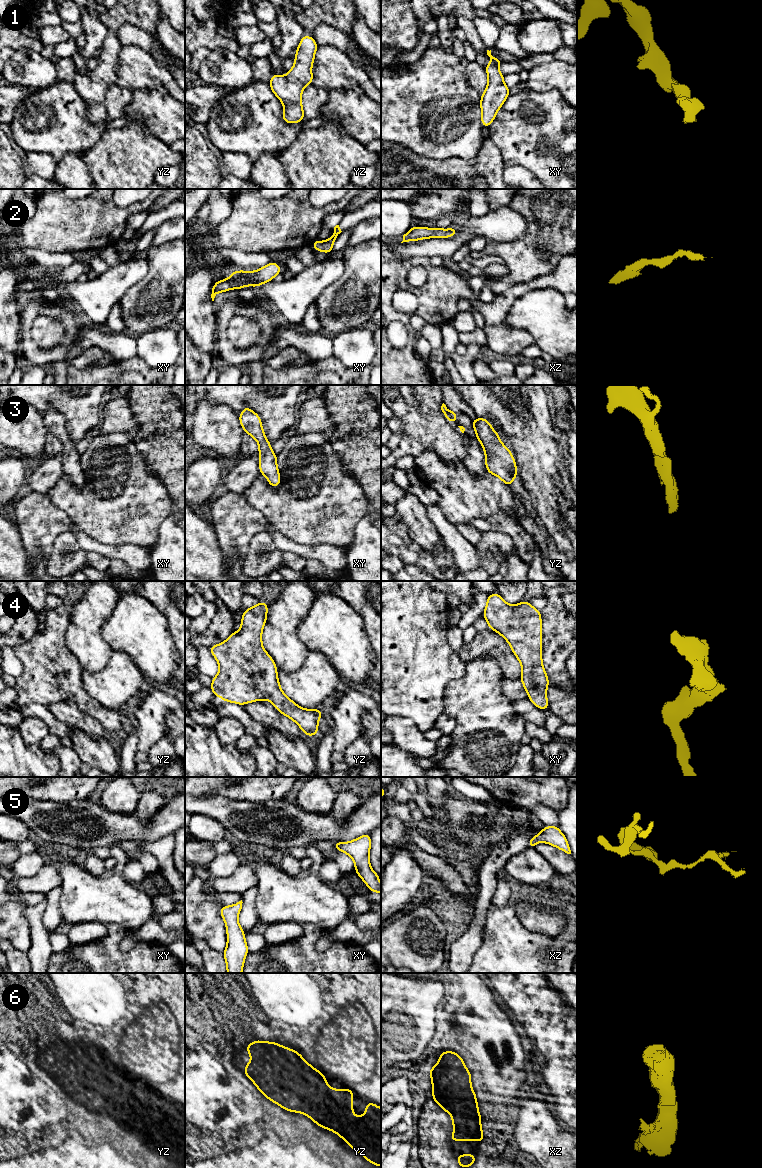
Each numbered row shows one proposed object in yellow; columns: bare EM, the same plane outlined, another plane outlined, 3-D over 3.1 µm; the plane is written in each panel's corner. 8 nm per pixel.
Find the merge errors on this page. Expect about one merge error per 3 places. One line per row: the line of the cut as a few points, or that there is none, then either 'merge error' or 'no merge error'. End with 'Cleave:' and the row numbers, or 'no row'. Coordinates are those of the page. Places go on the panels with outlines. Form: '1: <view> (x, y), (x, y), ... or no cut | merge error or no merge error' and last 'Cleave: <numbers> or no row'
1: no cut | no merge error
2: no cut | no merge error
3: no cut | no merge error
4: no cut | no merge error
5: no cut | no merge error
6: no cut | no merge error
Cleave: no row

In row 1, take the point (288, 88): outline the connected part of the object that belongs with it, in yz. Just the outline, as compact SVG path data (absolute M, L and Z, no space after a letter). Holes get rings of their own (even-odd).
M304 34L296 49L294 66L285 76L273 74L270 78L272 92L284 105L282 119L287 124L304 120L301 96L305 86L313 83L311 68L318 47L312 36Z

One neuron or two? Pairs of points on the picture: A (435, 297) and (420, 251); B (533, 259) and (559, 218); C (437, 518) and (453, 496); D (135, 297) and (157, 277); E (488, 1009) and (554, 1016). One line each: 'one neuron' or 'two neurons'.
A: two neurons
B: one neuron
C: two neurons
D: one neuron
E: two neurons

